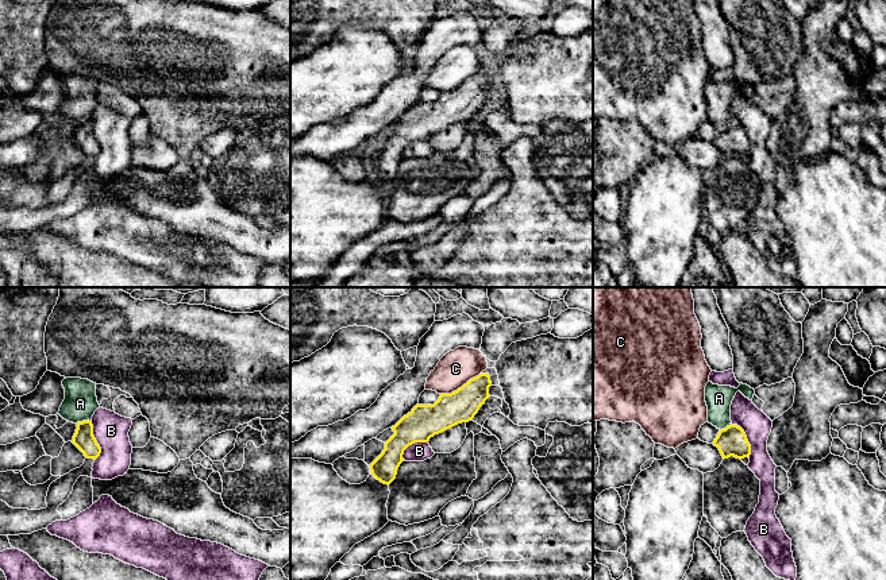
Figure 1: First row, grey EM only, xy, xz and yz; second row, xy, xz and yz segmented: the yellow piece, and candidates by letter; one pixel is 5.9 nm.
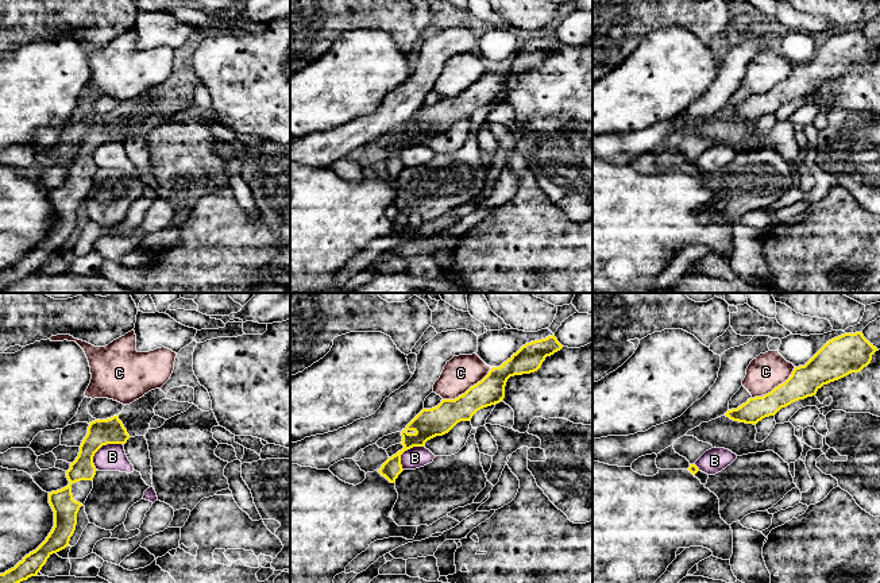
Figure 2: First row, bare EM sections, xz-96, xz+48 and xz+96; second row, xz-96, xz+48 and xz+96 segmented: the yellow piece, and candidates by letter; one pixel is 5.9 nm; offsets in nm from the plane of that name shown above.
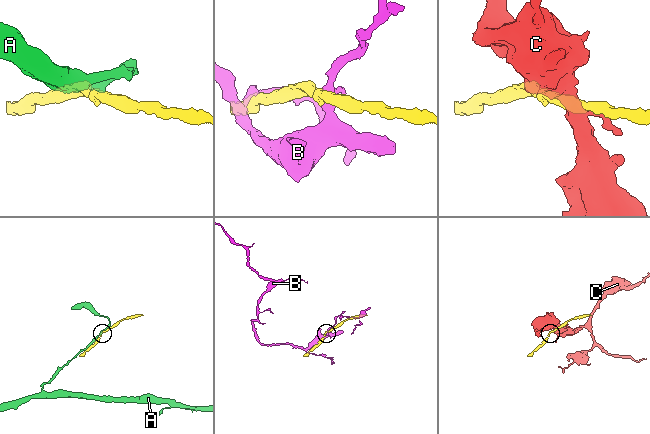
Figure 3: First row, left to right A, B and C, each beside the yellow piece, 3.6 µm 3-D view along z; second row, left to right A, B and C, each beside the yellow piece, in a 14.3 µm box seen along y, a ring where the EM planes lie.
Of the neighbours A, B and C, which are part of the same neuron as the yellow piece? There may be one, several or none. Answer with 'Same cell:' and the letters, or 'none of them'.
Same cell: none of them

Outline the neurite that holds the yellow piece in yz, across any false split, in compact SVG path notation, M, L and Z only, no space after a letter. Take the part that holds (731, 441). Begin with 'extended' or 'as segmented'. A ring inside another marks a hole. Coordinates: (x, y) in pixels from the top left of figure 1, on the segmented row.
as segmented; M731 424L725 429L721 429L714 438L713 445L719 448L723 459L733 456L741 460L751 455L751 445L747 436L737 425Z

